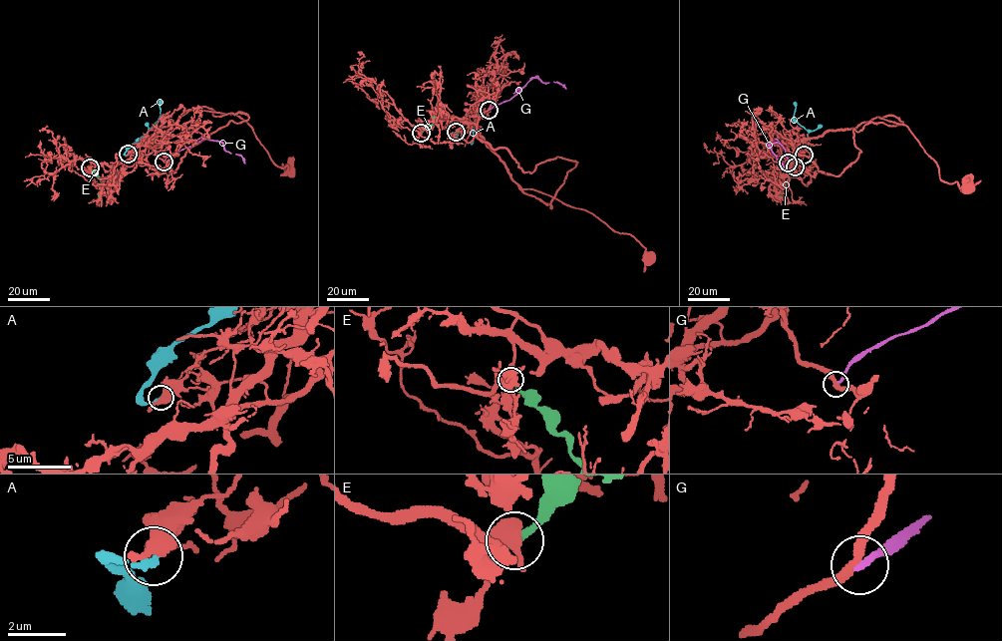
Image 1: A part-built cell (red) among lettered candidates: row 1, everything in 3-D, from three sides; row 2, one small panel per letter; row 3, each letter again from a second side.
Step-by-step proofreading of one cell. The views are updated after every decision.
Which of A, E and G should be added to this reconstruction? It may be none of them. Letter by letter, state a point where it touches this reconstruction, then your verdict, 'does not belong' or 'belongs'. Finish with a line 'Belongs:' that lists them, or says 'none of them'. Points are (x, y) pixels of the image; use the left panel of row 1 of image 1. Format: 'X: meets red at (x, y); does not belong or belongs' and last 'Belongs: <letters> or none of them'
A: meets red at (128, 154); belongs
E: meets red at (90, 167); does not belong
G: meets red at (164, 161); does not belong
Belongs: A

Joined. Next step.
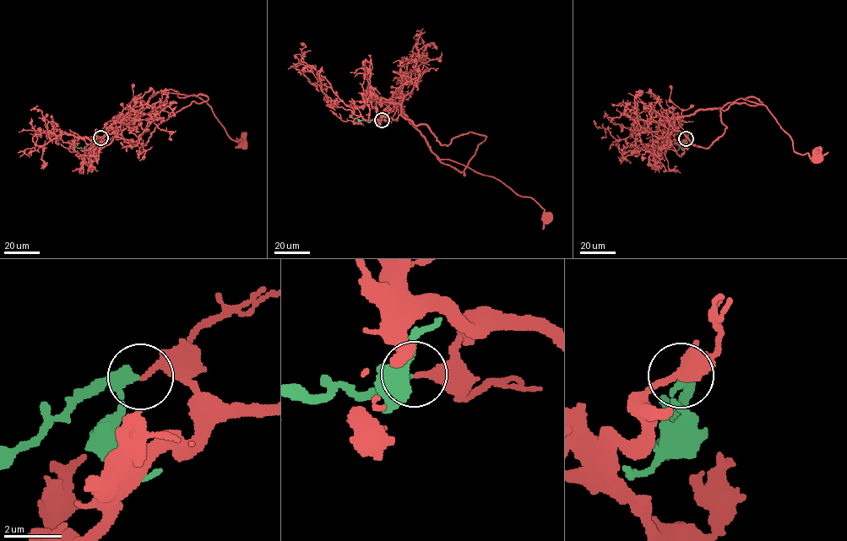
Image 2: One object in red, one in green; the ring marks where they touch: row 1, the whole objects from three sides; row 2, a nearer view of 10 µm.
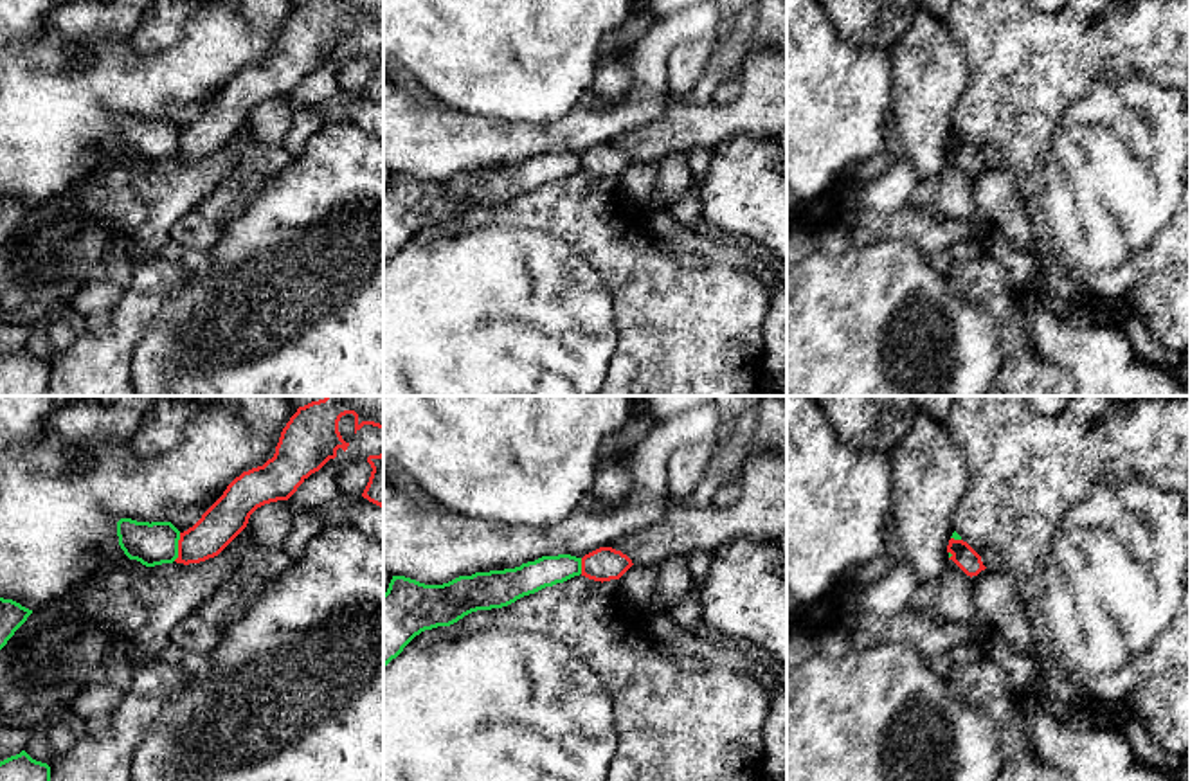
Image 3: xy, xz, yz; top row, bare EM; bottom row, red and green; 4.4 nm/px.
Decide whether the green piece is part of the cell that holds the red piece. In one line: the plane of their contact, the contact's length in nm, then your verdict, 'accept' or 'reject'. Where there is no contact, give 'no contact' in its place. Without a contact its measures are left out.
meets red in xy; contact 130 nm long; reject

